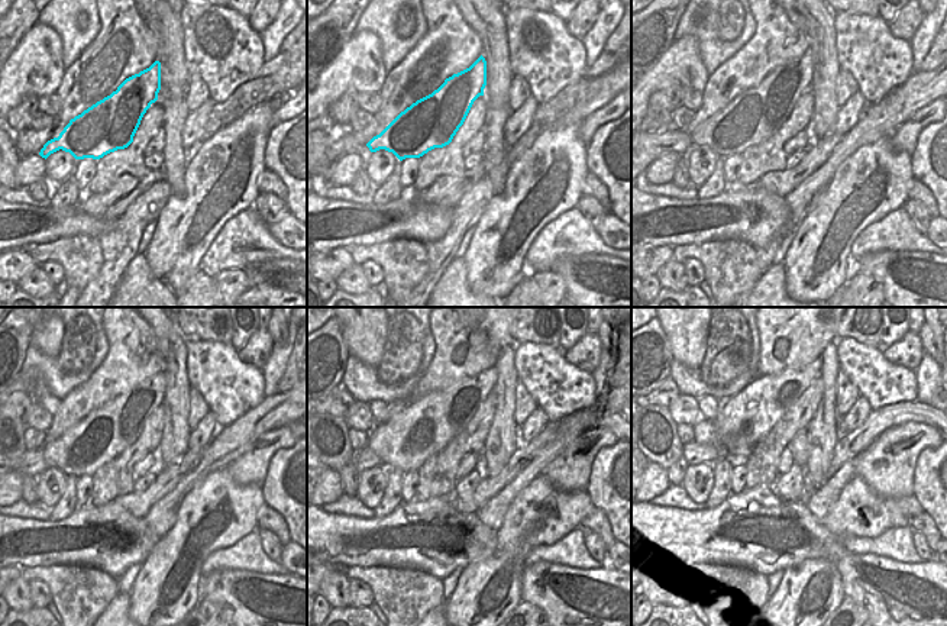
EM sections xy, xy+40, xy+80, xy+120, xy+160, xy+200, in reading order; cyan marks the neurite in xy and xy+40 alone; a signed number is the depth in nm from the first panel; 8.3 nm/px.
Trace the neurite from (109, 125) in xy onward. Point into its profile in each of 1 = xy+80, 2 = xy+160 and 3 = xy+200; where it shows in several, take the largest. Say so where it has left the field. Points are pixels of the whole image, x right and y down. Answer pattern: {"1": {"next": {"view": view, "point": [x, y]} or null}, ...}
{"1": {"next": {"view": "xy+80", "point": [753, 116]}}, "2": {"next": {"view": "xy+160", "point": [407, 439]}}, "3": {"next": {"view": "xy+200", "point": [745, 419]}}}

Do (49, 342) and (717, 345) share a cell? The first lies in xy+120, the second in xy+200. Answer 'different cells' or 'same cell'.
different cells

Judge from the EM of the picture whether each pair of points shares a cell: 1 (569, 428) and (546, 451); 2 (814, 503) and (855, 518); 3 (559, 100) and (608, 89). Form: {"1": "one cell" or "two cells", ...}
{"1": "one cell", "2": "two cells", "3": "two cells"}

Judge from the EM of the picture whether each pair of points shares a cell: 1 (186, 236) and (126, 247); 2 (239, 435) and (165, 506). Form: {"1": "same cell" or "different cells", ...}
{"1": "different cells", "2": "same cell"}

